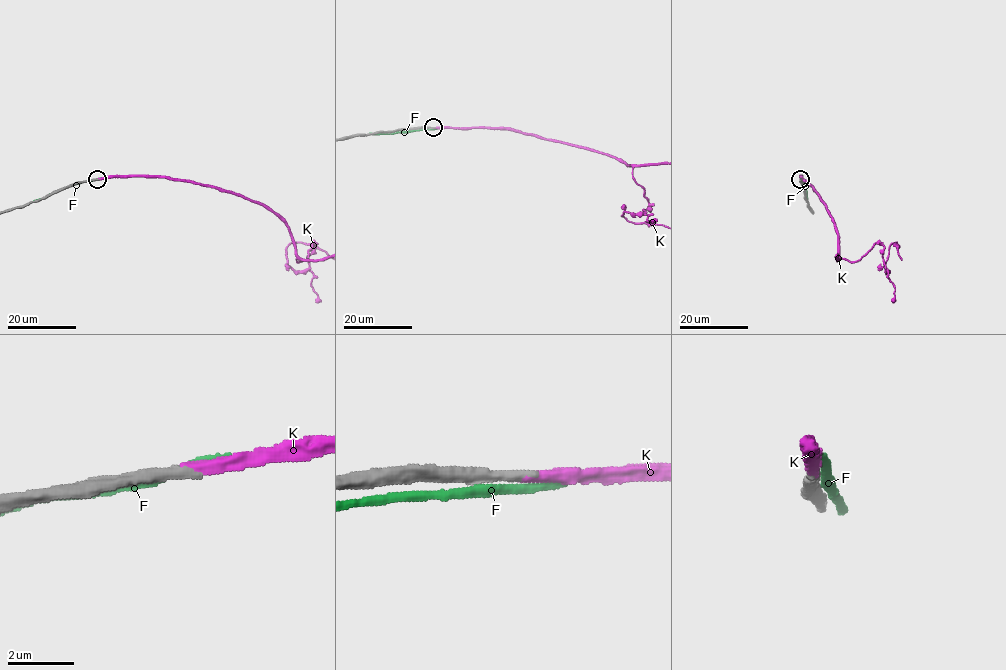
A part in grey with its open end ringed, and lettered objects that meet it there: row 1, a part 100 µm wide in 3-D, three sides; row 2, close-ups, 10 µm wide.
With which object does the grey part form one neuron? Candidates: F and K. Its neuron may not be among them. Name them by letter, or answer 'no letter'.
K

